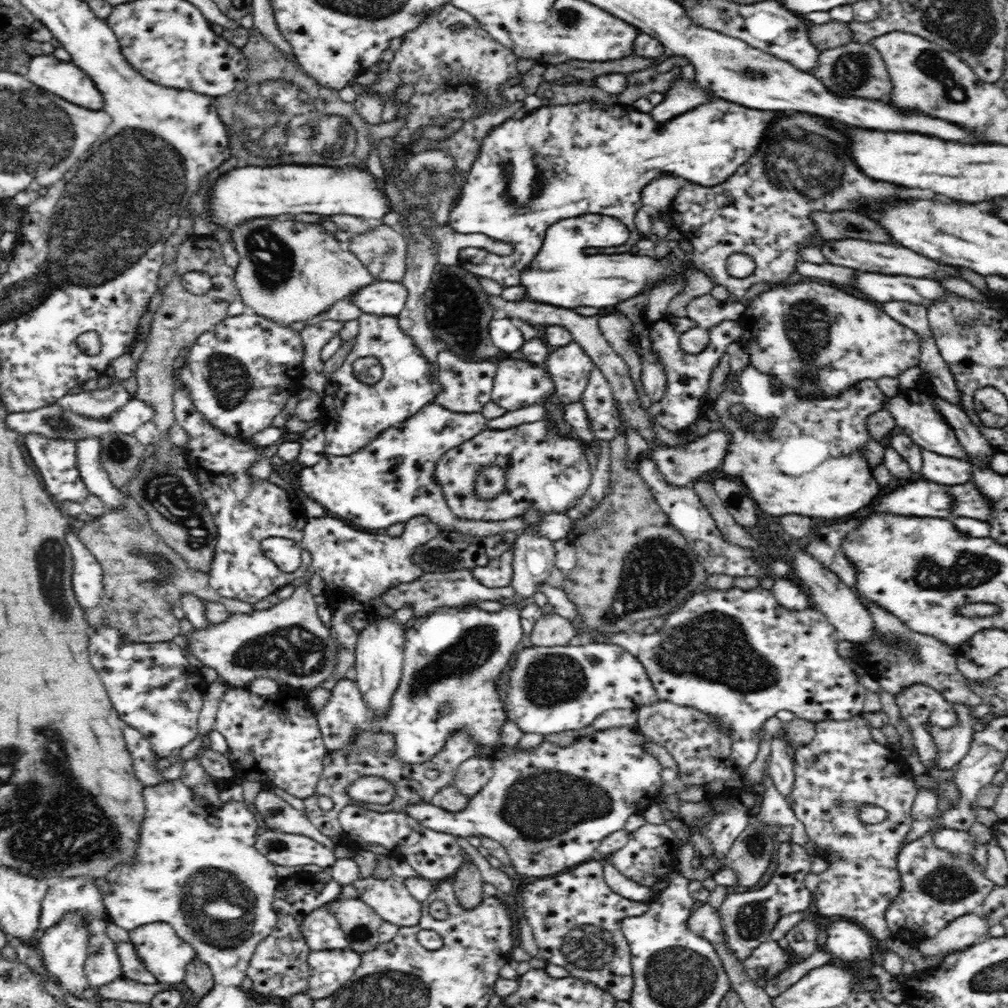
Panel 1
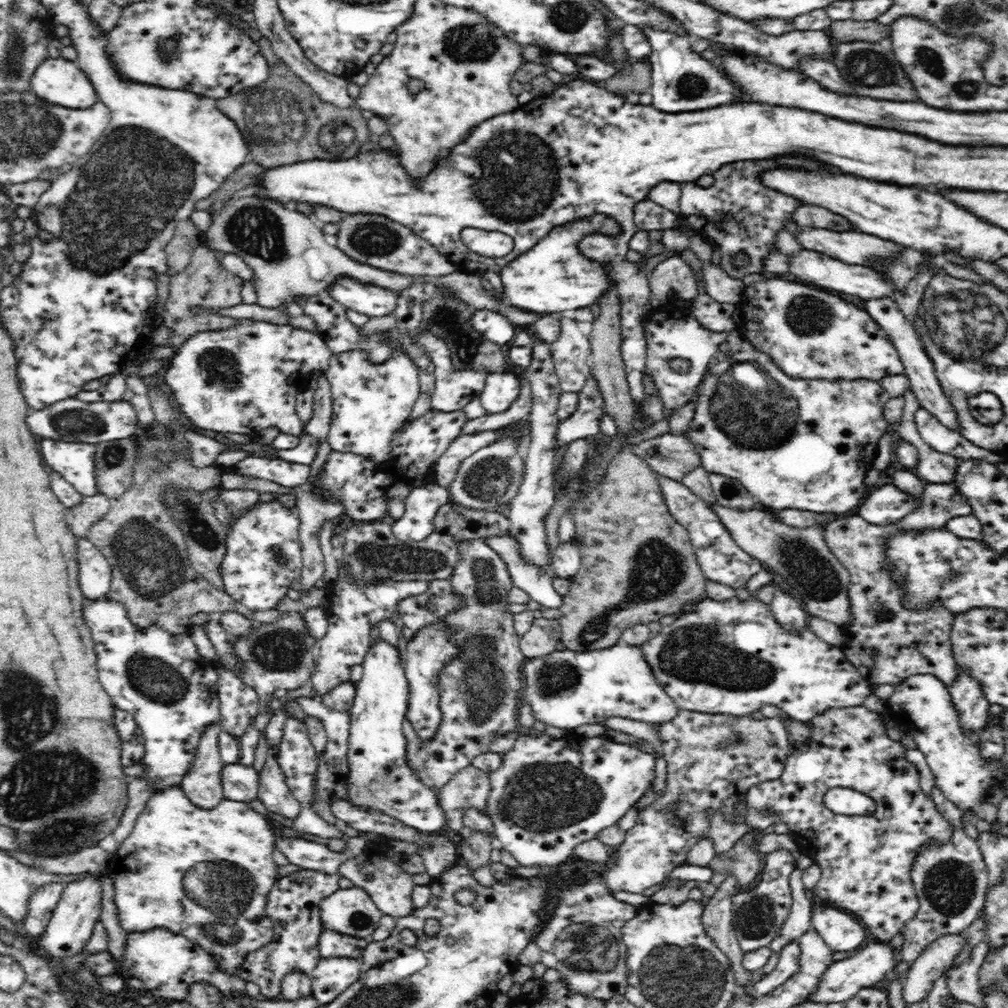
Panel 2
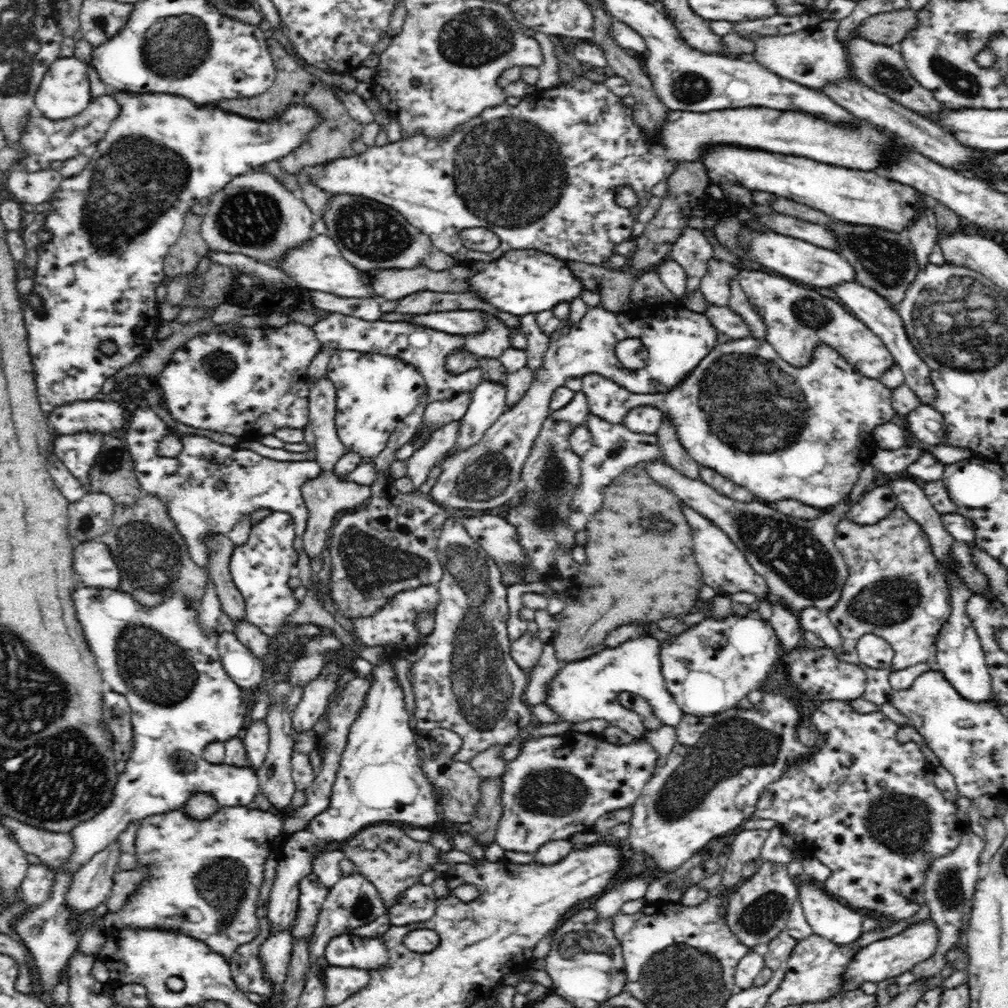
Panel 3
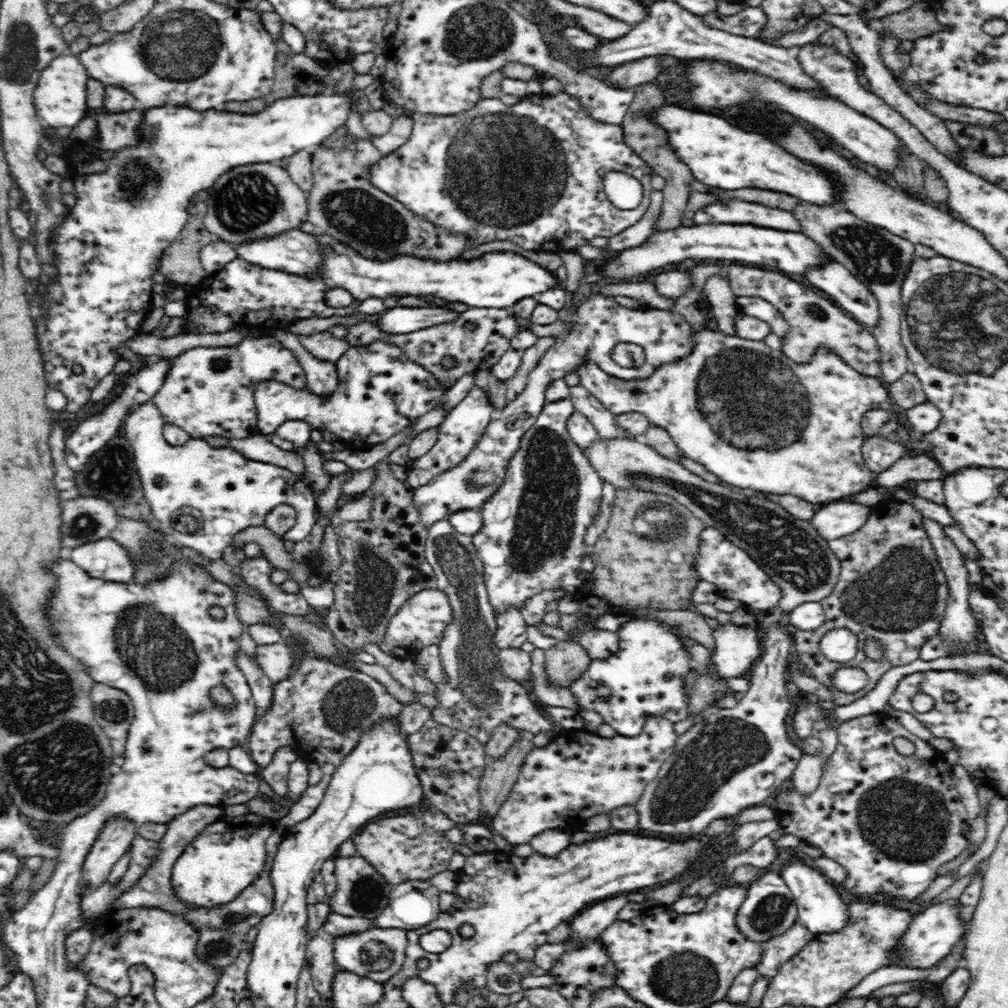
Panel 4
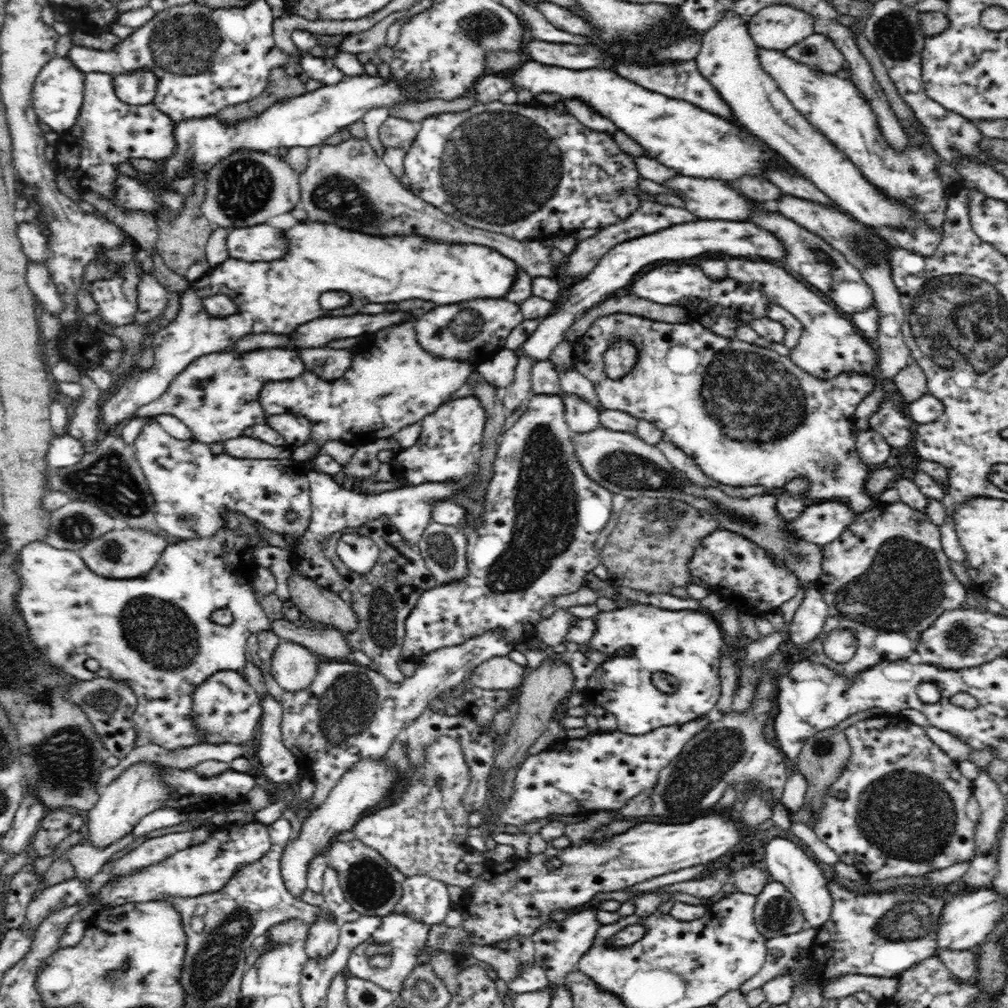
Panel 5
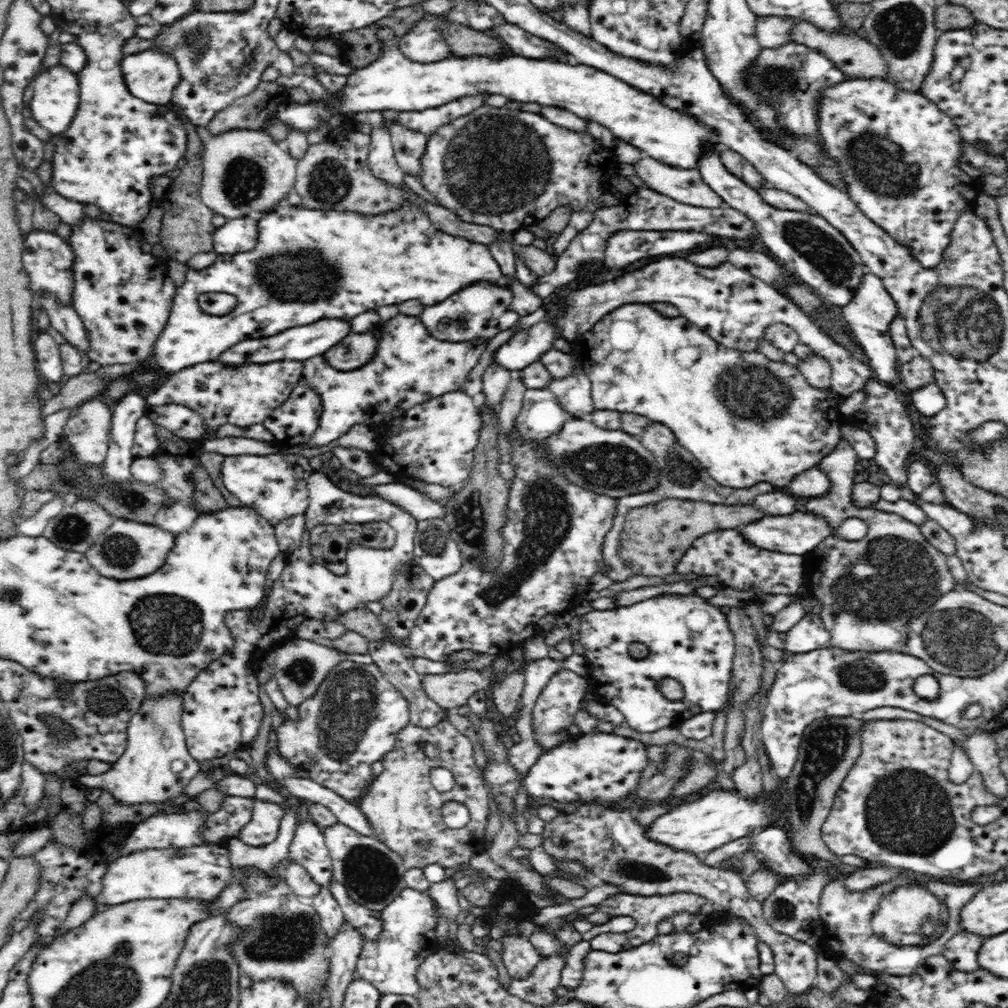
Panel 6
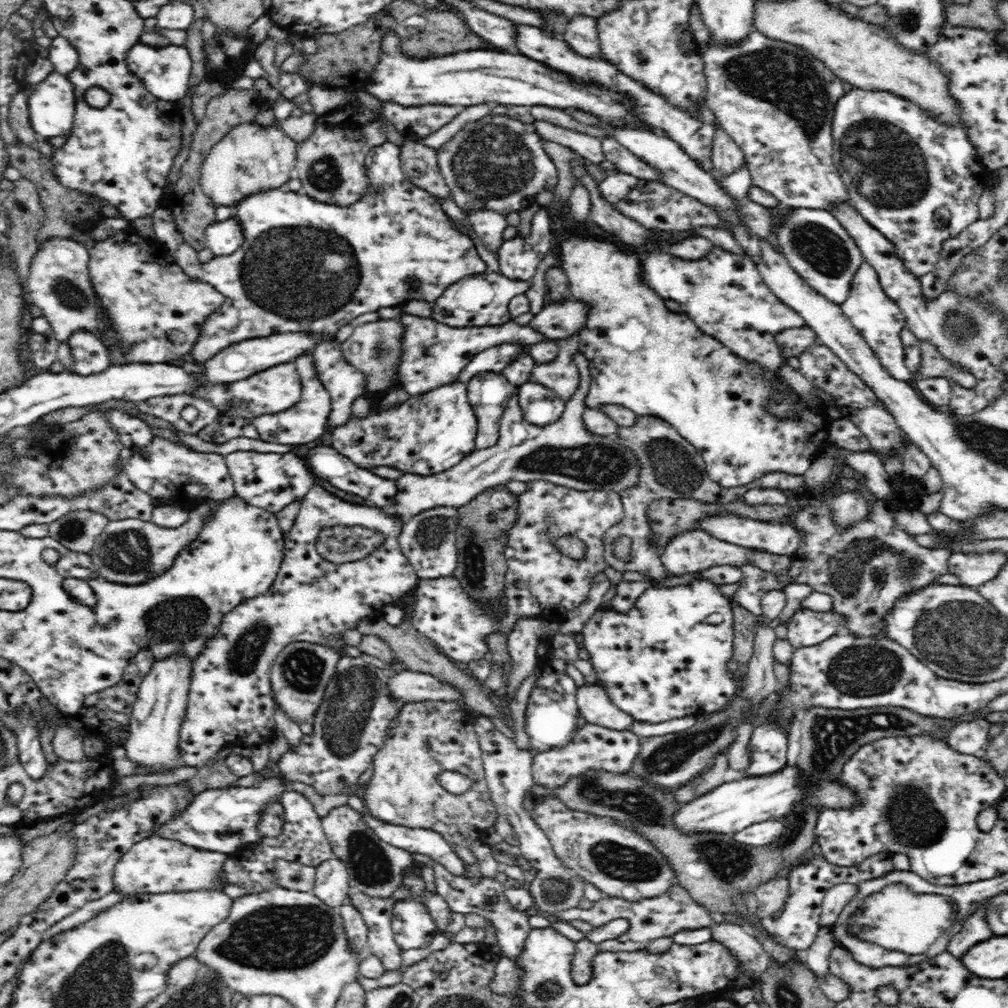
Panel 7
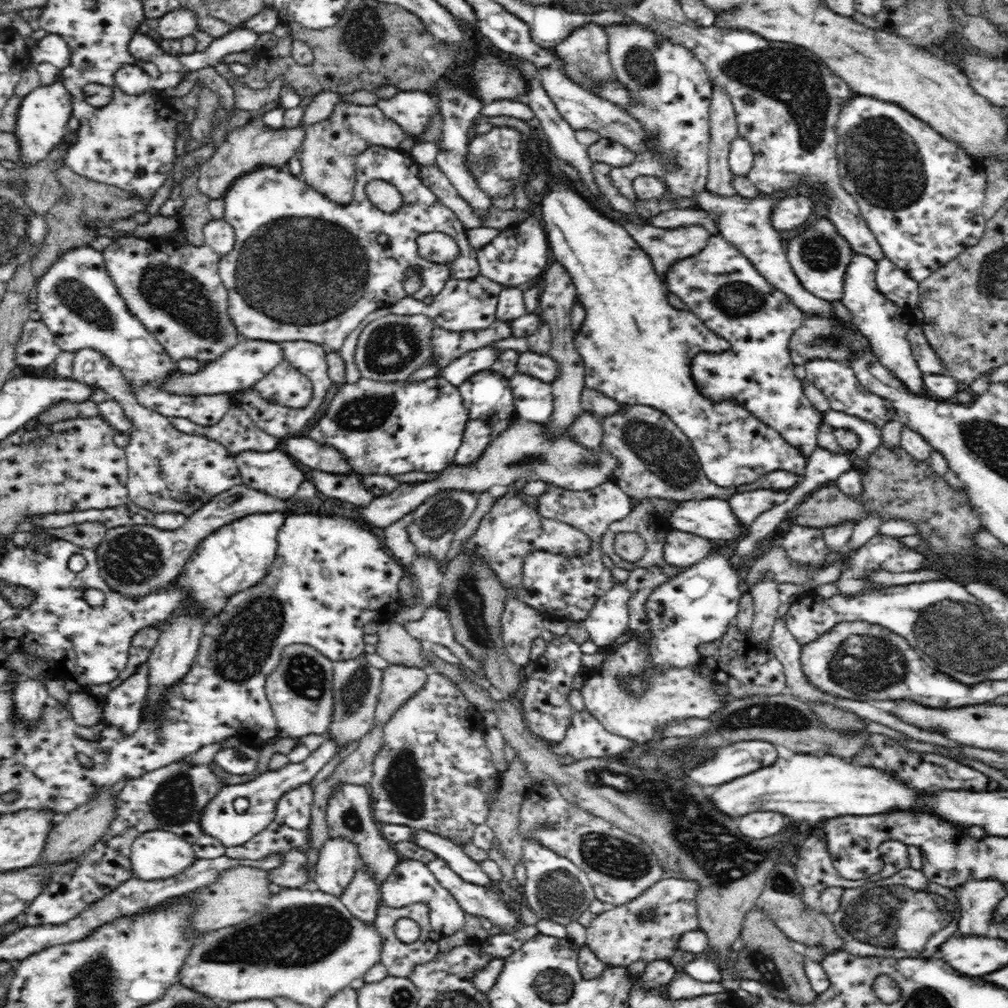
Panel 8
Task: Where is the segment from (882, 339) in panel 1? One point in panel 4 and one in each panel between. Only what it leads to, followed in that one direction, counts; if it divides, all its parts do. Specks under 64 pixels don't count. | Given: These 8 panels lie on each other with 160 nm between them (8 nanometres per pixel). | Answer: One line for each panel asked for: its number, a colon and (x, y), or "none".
2: (809, 333)
3: (797, 320)
4: (813, 321)

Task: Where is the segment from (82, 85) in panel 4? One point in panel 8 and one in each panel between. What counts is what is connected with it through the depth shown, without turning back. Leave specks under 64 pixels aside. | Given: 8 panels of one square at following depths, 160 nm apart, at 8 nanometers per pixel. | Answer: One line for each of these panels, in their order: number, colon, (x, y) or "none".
5: (57, 95)
6: (55, 101)
7: (51, 106)
8: (44, 112)

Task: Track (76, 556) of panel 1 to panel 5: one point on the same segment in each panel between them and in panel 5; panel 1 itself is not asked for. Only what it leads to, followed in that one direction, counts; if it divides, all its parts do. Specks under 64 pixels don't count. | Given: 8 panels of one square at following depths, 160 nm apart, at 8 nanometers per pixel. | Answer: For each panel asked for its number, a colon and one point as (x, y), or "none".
2: (95, 575)
3: (95, 567)
4: (105, 559)
5: (133, 552)

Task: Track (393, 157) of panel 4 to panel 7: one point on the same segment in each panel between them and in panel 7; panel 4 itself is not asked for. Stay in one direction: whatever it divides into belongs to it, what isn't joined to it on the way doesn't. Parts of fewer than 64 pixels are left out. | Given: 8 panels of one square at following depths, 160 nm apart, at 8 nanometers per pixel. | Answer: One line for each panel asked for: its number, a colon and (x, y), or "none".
5: (528, 171)
6: (507, 169)
7: (497, 162)

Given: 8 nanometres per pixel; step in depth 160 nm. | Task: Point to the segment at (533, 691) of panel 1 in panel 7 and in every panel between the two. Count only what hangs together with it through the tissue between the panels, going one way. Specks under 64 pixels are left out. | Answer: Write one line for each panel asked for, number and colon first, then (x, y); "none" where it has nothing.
2: (566, 689)
3: (582, 690)
4: (646, 675)
5: (686, 644)
6: (688, 638)
7: (668, 657)

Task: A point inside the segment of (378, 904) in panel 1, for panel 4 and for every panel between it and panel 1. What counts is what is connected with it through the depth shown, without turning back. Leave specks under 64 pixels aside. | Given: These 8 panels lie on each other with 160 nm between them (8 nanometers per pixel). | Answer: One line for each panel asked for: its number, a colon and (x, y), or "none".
2: (390, 888)
3: (386, 857)
4: (410, 847)

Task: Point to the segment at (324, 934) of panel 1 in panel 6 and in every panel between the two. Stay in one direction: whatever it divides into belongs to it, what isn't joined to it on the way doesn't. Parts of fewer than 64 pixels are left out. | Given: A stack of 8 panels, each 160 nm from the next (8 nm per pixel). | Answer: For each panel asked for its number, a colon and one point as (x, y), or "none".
2: (331, 943)
3: (350, 950)
4: (377, 954)
5: (387, 958)
6: (389, 963)

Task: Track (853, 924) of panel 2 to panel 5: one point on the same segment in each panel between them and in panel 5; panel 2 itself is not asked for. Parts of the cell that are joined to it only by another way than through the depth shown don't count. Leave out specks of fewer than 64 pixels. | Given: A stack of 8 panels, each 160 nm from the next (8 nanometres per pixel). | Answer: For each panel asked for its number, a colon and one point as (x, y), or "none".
3: (832, 921)
4: (820, 909)
5: (786, 863)

